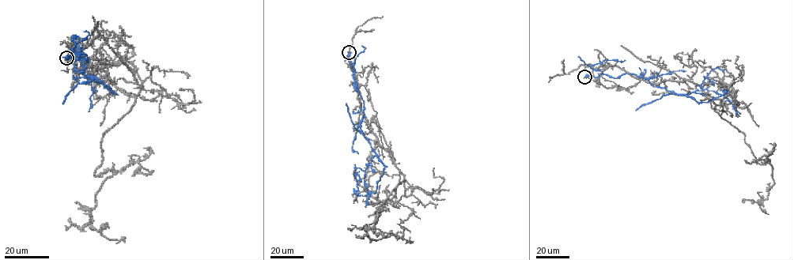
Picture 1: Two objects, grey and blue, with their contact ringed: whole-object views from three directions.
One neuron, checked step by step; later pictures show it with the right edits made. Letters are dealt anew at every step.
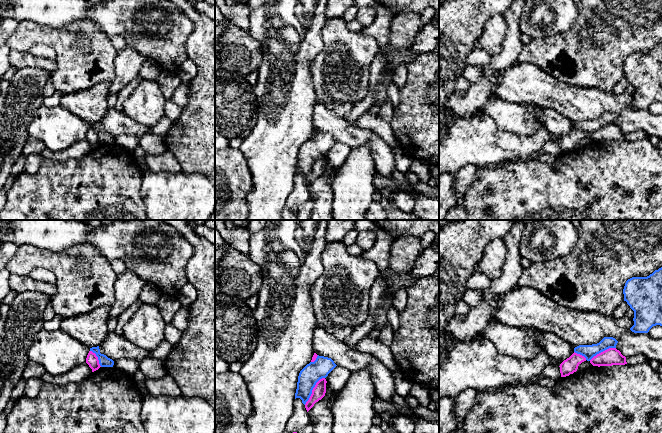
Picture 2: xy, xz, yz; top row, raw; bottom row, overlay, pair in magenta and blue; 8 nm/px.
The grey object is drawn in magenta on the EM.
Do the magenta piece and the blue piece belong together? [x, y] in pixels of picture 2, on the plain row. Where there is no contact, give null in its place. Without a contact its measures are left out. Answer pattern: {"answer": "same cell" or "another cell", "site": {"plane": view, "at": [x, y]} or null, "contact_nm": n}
{"answer": "another cell", "site": {"plane": "xz", "at": [312, 166]}, "contact_nm": 280}

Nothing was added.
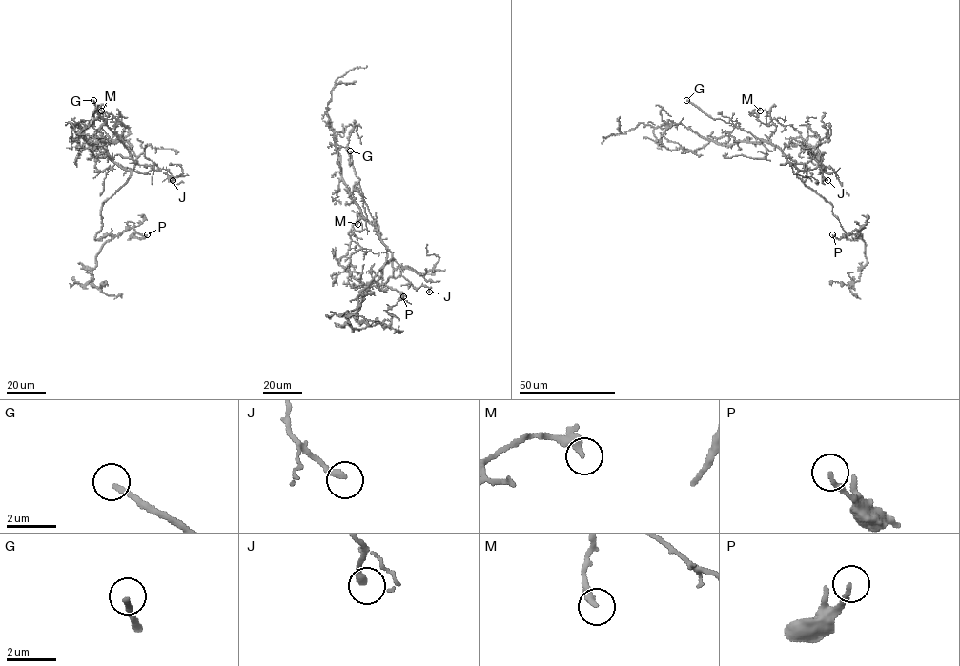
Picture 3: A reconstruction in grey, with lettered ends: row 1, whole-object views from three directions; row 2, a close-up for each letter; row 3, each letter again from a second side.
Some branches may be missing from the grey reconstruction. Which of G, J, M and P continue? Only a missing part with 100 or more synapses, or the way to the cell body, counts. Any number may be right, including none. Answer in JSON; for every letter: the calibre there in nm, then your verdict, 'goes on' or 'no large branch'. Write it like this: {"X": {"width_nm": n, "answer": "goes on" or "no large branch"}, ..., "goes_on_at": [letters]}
{"G": {"width_nm": 200, "answer": "goes on"}, "J": {"width_nm": 280, "answer": "no large branch"}, "M": {"width_nm": 240, "answer": "no large branch"}, "P": {"width_nm": 200, "answer": "no large branch"}, "goes_on_at": ["G"]}

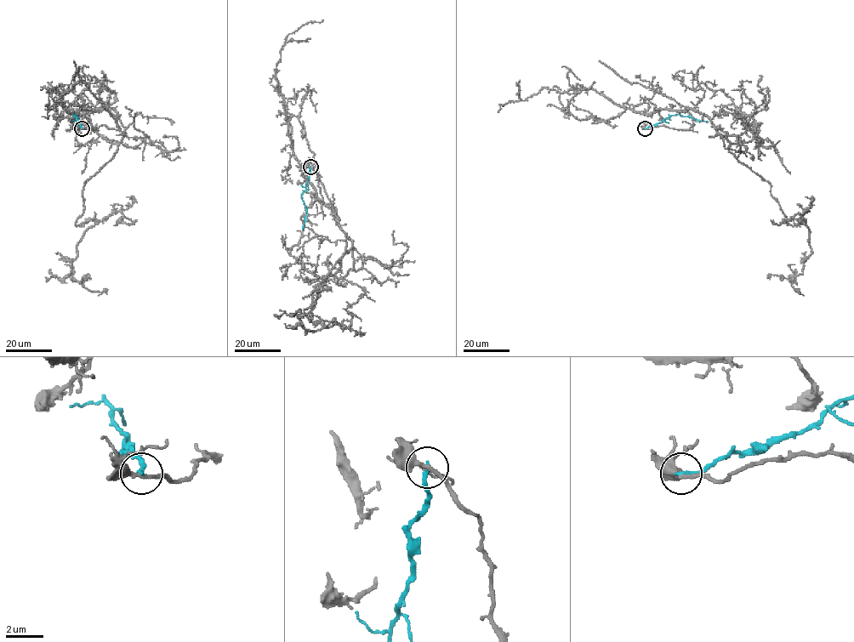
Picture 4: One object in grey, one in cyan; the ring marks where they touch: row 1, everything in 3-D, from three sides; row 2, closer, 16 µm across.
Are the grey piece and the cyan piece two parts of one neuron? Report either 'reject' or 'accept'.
reject

